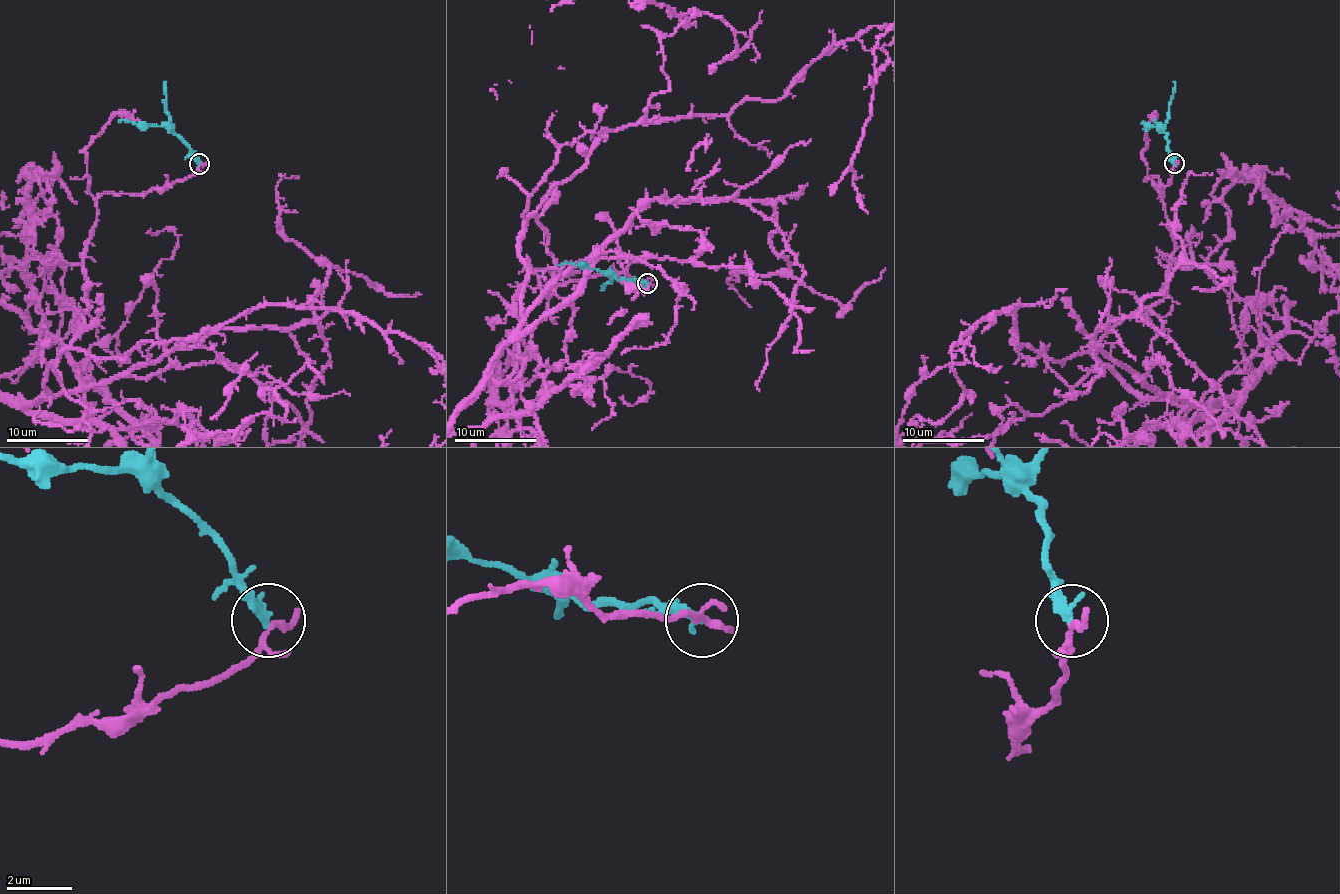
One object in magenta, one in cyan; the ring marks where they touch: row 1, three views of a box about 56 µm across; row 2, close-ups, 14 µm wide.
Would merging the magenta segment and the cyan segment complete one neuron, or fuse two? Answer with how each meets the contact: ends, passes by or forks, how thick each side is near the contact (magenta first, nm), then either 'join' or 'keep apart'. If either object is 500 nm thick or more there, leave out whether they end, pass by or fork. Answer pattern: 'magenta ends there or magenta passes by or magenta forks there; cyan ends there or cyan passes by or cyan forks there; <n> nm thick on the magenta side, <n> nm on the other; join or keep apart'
magenta passes by; cyan ends there; 180 nm thick on the magenta side, 320 nm on the other; keep apart

